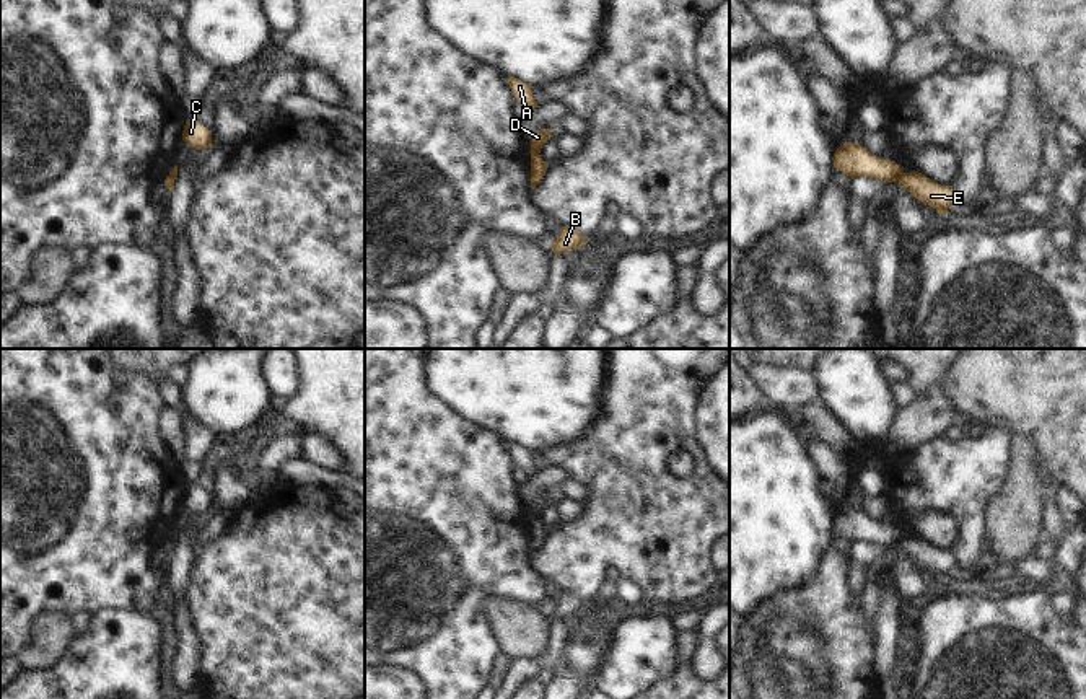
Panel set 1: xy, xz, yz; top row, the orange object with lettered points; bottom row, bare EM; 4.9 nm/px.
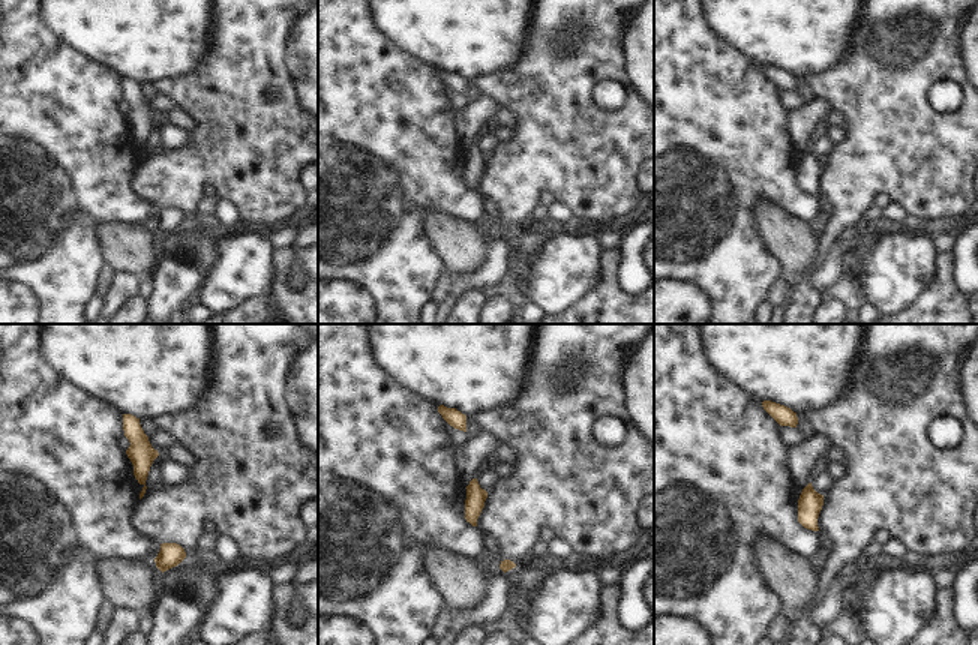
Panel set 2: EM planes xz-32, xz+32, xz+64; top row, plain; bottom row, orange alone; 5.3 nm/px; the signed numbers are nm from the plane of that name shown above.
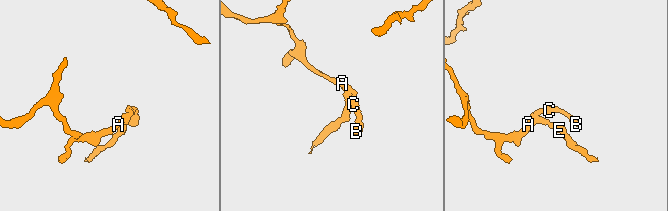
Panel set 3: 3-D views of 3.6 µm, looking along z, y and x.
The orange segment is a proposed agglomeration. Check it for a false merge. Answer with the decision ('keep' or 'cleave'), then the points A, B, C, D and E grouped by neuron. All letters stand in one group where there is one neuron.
cleave; A B C D / E

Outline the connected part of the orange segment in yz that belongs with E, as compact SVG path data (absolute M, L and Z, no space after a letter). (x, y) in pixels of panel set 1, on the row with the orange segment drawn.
M918 171L904 173L899 184L925 205L936 209L938 213L946 213L956 200L951 186L941 186Z

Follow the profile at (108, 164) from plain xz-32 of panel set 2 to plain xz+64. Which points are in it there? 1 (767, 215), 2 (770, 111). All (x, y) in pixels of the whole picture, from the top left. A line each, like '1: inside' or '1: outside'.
1: outside
2: inside

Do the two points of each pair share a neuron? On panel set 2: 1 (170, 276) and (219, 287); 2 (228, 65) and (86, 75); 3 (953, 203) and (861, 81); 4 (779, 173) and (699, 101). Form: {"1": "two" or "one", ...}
{"1": "two", "2": "two", "3": "one", "4": "one"}

